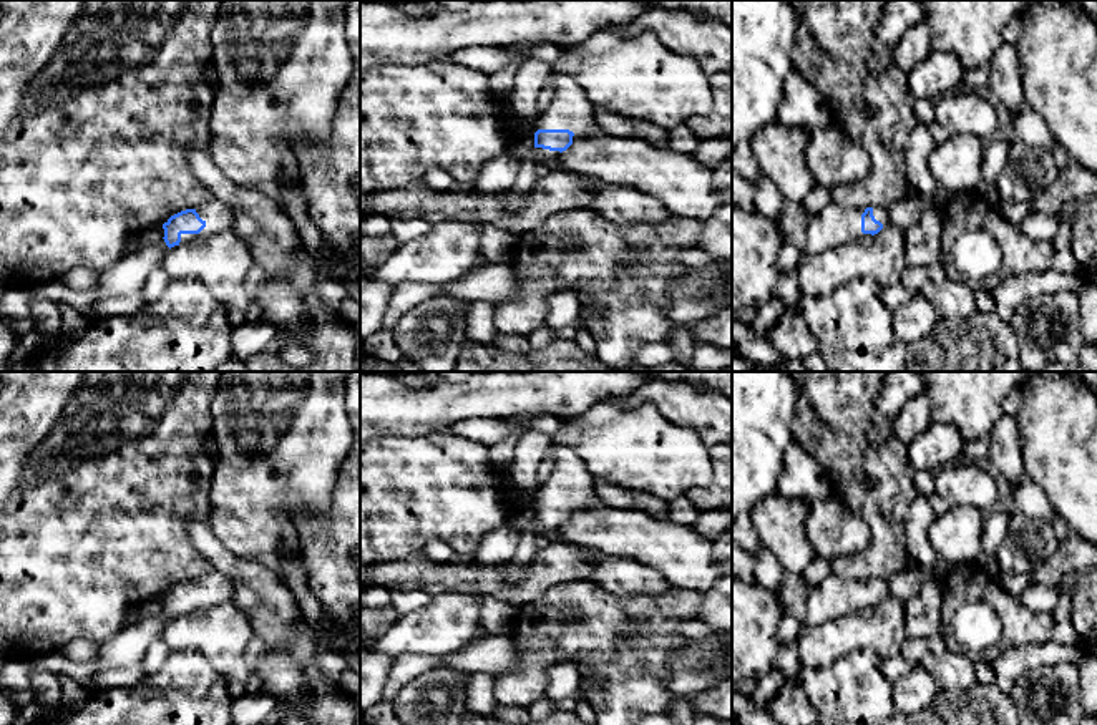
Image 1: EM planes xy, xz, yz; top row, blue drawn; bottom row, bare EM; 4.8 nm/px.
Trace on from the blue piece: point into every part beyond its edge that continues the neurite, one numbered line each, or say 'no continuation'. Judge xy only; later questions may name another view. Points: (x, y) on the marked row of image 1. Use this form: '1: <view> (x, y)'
1: xy (218, 216)

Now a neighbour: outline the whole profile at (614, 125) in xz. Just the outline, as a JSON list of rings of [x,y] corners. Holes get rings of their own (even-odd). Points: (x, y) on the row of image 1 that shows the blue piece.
[[[596,109],[594,119],[601,129],[612,136],[639,138],[656,148],[669,148],[669,131],[654,123],[632,121],[606,109]]]

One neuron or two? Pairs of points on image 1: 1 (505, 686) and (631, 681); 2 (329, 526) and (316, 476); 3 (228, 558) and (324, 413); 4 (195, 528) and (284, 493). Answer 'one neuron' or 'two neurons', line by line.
1: one neuron
2: two neurons
3: two neurons
4: two neurons

